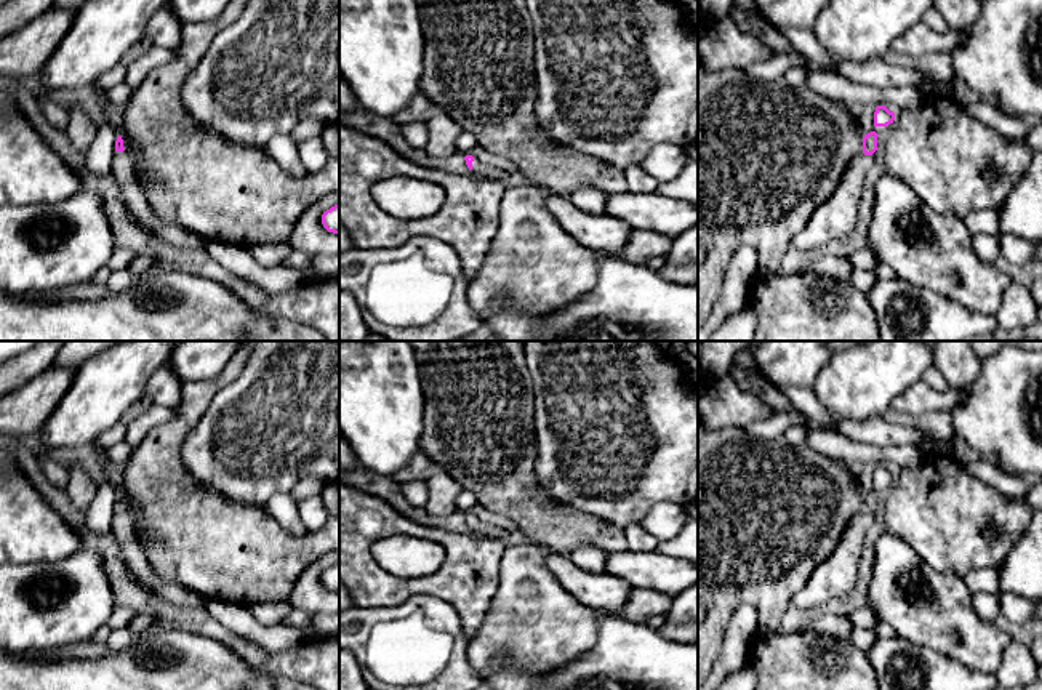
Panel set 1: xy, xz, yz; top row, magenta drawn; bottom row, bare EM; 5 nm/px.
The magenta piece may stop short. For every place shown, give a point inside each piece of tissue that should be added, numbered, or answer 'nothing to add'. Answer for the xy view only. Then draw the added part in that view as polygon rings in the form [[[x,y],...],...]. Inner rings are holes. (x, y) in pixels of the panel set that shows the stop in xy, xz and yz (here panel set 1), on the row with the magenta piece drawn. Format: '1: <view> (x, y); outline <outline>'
nothing to add

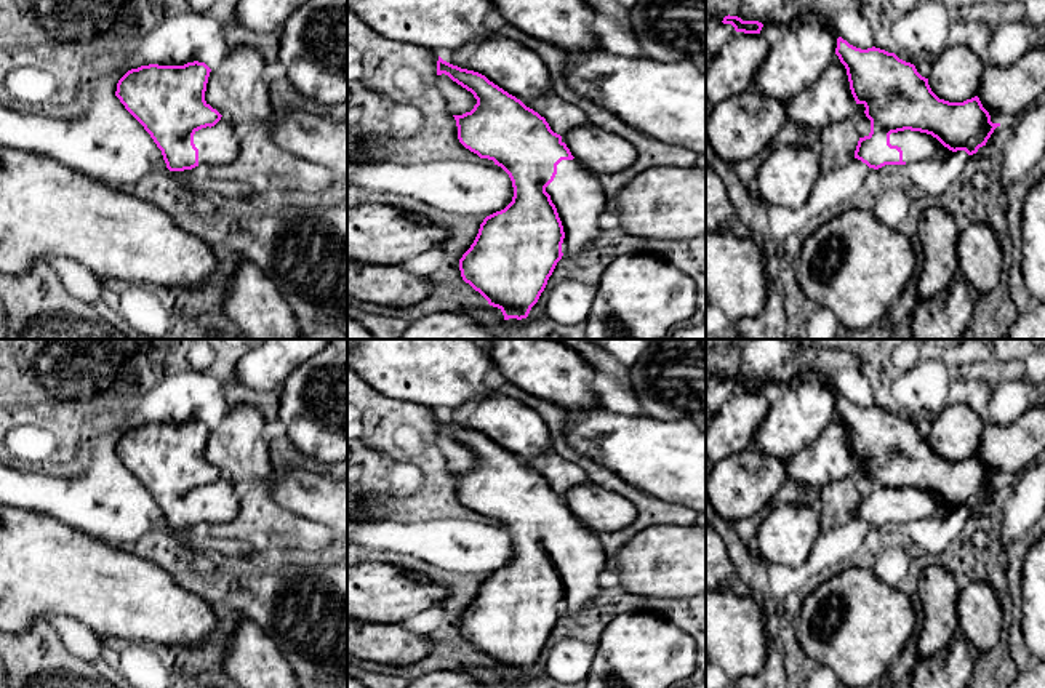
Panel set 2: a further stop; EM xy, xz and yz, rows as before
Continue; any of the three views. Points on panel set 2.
1: xz (578, 196); outline [[[562,160],[554,181],[546,187],[557,208],[565,238],[562,253],[578,256],[594,246],[607,222],[607,197],[600,178],[589,173],[578,160]]]

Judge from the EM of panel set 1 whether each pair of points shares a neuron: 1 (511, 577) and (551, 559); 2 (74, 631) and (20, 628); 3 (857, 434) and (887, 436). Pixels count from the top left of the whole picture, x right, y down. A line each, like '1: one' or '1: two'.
1: two
2: one
3: one

